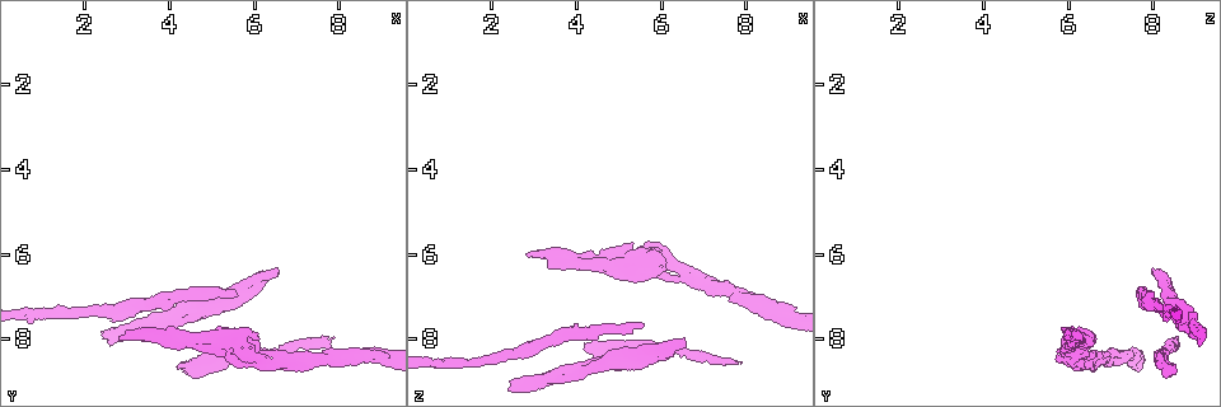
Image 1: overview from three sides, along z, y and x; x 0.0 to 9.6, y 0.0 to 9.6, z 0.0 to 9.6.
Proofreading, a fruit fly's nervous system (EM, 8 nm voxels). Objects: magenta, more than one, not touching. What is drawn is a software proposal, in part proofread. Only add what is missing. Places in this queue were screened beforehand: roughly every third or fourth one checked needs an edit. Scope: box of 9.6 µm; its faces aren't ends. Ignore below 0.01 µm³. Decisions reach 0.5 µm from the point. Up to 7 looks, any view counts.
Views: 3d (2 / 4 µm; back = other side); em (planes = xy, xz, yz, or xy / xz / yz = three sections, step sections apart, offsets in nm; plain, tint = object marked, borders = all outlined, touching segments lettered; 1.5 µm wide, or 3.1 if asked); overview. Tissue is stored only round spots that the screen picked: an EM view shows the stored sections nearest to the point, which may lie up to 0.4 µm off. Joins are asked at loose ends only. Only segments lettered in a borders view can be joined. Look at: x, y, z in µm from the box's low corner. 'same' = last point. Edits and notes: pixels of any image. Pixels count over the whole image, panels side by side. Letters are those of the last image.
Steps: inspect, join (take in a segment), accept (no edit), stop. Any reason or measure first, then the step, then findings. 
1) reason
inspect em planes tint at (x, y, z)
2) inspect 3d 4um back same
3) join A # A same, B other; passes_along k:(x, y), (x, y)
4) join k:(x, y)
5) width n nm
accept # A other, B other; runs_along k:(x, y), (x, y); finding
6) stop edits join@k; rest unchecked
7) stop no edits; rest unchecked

free end
inspect em xz step 8 borders at (4.20, 8.65, 8.10)

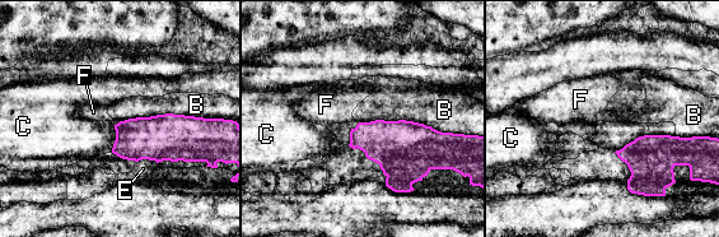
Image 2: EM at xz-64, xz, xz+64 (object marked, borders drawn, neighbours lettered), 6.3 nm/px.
accept # B other, C other, E other, F other; border 2:(362, 121), (412, 120), (440, 131); none of them fits

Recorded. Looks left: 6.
an open end
inspect em planes borders at (6.55, 6.40, 8.20)

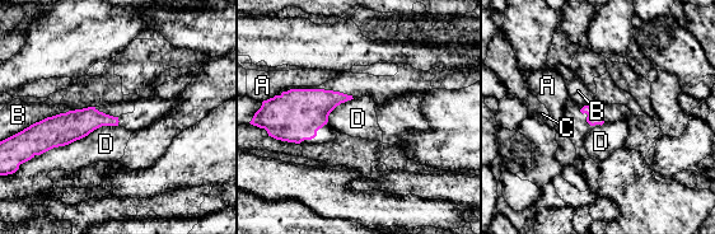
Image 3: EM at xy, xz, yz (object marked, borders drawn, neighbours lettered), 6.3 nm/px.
accept # A other, B other, C other, D other; border 3:(117, 125), (102, 125), (37, 155); none of them fits

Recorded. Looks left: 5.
inspect em planes plain at (7.90, 7.95, 8.50)

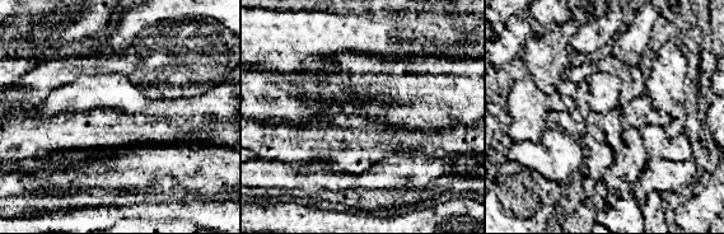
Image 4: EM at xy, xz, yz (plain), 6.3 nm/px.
inspect em planes borders same

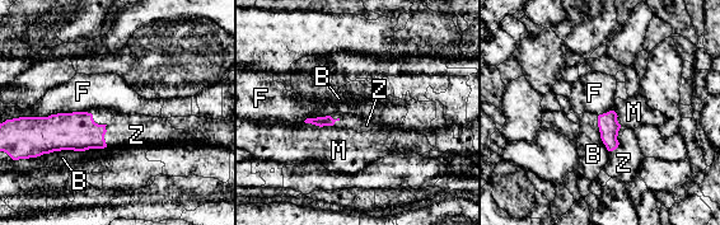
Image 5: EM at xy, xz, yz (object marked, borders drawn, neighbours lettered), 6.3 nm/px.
longest_contact B 400 nm
join M # B other, F other, M same, Z other; it goes on there

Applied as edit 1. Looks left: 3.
stop edits join@5; rest unchecked

